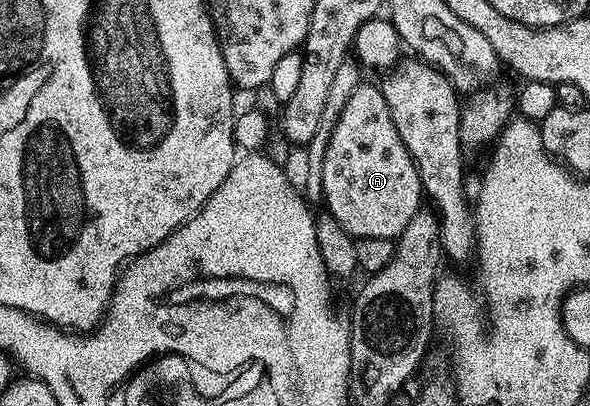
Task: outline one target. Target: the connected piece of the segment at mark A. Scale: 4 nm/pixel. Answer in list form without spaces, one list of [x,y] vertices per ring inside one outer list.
[[[361,84],[356,87],[354,94],[347,101],[345,108],[341,112],[341,116],[338,118],[337,124],[333,128],[333,135],[330,136],[329,144],[325,148],[325,154],[321,164],[321,188],[323,190],[322,202],[326,207],[327,213],[332,214],[334,220],[338,220],[338,224],[342,224],[342,228],[346,228],[346,232],[357,240],[362,238],[391,238],[395,240],[399,238],[400,233],[406,228],[406,224],[410,224],[412,217],[422,209],[424,189],[420,183],[416,161],[410,156],[406,144],[402,144],[402,136],[398,136],[398,128],[394,128],[394,120],[390,116],[390,108],[384,99],[384,91],[379,85],[367,86],[367,84]]]

